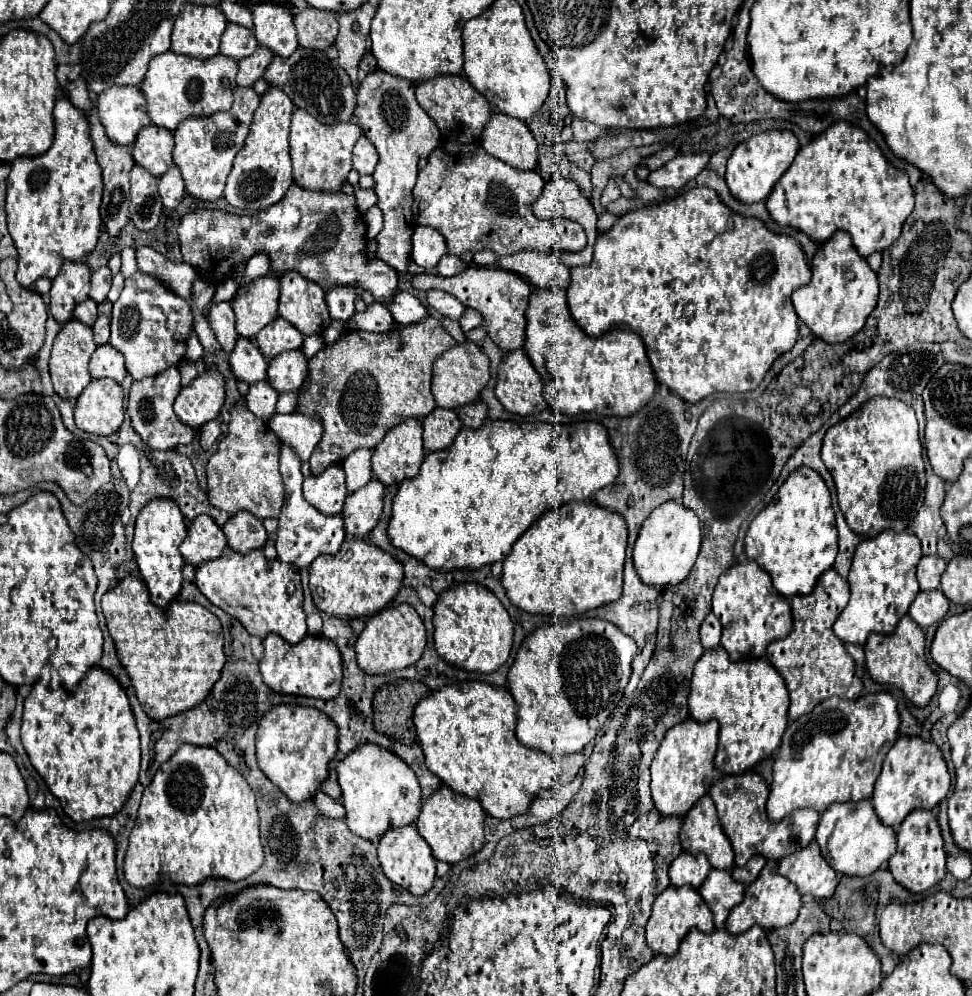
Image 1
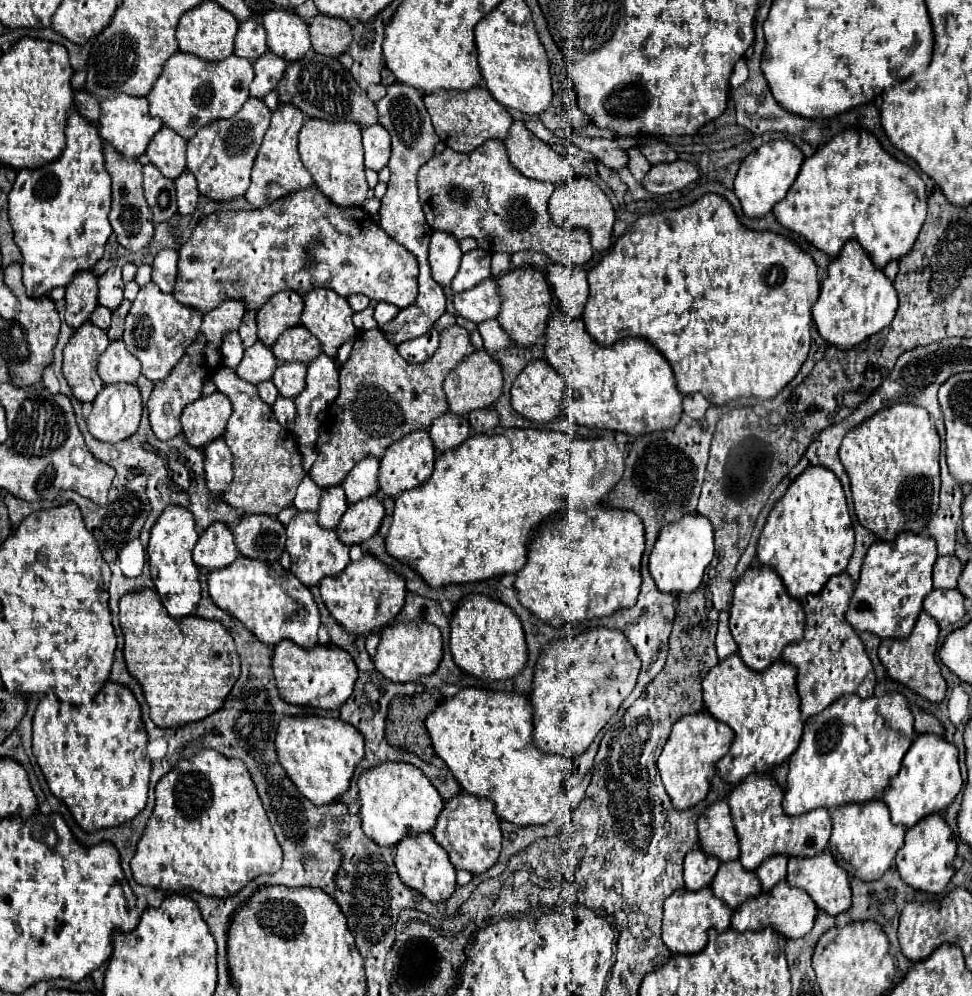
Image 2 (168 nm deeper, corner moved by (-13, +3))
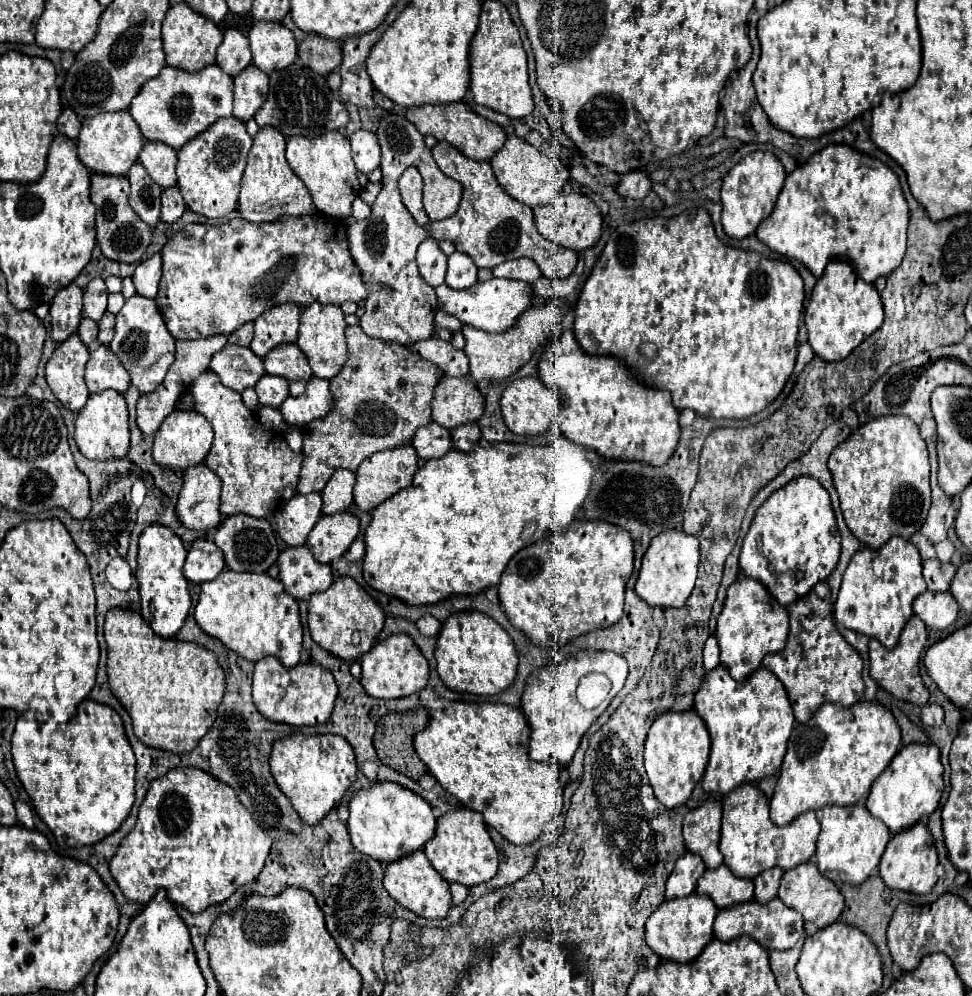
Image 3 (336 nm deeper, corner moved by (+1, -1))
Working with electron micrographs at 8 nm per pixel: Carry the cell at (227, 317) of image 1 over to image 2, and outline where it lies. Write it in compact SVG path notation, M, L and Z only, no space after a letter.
M246 311L240 323L240 339L242 339L242 347L248 349L252 343L258 341L256 335L256 311Z

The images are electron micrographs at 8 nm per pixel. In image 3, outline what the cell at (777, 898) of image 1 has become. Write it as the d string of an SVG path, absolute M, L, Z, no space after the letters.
M778 897L772 899L768 905L748 901L748 903L726 907L722 911L718 911L716 921L714 921L714 937L716 939L732 941L734 937L740 937L740 935L752 935L752 939L756 939L762 947L766 947L770 951L792 949L796 945L796 941L802 937L802 933L804 933L802 915L796 909L780 903Z

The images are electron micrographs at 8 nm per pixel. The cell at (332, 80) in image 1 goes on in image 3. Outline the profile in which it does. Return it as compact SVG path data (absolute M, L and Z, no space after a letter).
M300 61L288 65L282 71L270 73L270 91L266 103L256 113L254 119L260 127L266 125L276 127L284 137L294 137L294 135L318 137L320 133L342 129L350 121L344 103L334 99L326 79L310 71L308 67L300 65Z

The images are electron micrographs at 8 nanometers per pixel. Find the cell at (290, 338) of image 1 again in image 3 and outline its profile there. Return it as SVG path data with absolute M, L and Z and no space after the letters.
M280 345L268 357L264 357L264 367L268 375L284 377L288 381L308 381L312 369L306 355L296 345Z

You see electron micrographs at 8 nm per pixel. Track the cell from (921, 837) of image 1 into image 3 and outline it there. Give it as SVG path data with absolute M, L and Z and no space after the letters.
M916 823L900 833L896 833L882 859L880 859L880 877L890 889L912 891L912 893L928 893L936 885L936 867L938 867L938 853L932 841L932 835L924 823Z

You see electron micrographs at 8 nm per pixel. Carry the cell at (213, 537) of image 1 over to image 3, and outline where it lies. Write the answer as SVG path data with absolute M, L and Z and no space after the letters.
M196 539L186 555L184 577L192 583L206 583L210 579L216 579L222 571L224 571L222 551L206 539Z

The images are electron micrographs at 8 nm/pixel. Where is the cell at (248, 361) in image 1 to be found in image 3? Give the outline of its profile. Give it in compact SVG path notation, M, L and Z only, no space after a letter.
M226 347L212 355L208 369L216 373L224 387L244 391L254 387L264 375L264 363L252 353L250 347Z

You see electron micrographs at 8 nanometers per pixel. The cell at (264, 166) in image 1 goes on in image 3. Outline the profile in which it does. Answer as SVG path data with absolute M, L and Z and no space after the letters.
M264 127L252 139L252 149L248 153L248 165L244 169L238 211L242 219L250 223L272 223L284 215L314 215L316 205L310 199L306 185L292 173L284 157L286 139L282 139L276 127Z

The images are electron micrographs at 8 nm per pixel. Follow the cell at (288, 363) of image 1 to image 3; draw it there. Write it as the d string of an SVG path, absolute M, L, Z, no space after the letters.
M262 375L262 379L256 383L256 393L258 393L258 401L264 407L280 407L284 403L284 399L290 395L288 393L288 381L280 379L280 377L272 377L272 375Z

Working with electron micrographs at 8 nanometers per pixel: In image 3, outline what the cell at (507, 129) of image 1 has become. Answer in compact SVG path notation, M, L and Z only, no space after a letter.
M512 133L508 135L506 145L494 155L490 165L492 165L494 177L498 179L500 187L504 191L508 191L510 197L514 197L516 201L526 203L532 209L542 207L544 203L550 203L558 193L562 193L564 185L570 179L570 171L564 163L542 155L536 147L532 147L530 143L526 143L524 139L516 137Z

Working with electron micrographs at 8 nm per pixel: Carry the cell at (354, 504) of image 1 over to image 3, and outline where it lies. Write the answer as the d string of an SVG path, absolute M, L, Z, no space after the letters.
M350 513L322 515L306 539L306 547L320 563L342 557L360 531L360 521Z

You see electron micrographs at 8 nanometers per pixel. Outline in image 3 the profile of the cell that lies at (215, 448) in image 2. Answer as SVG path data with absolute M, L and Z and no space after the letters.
M204 463L184 471L184 483L182 483L182 489L178 495L178 503L176 503L176 515L178 515L180 523L184 527L196 529L196 531L208 531L208 529L218 527L222 521L222 515L218 511L220 491L222 491L222 483L220 483L218 475L212 473Z

